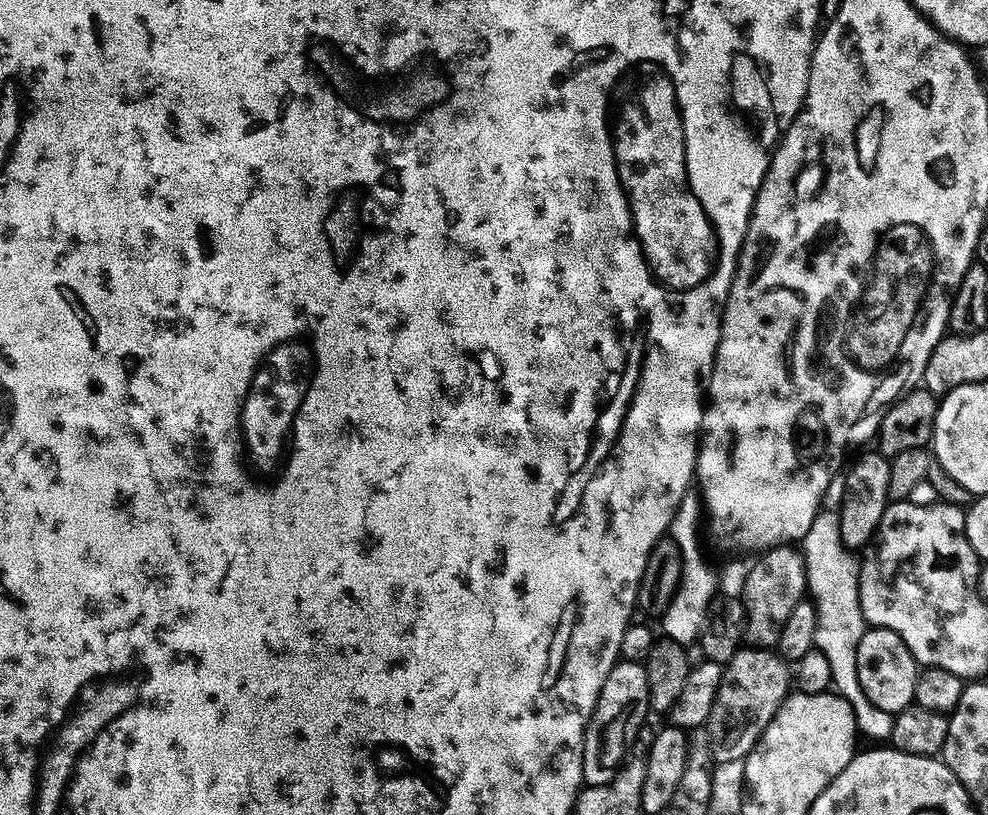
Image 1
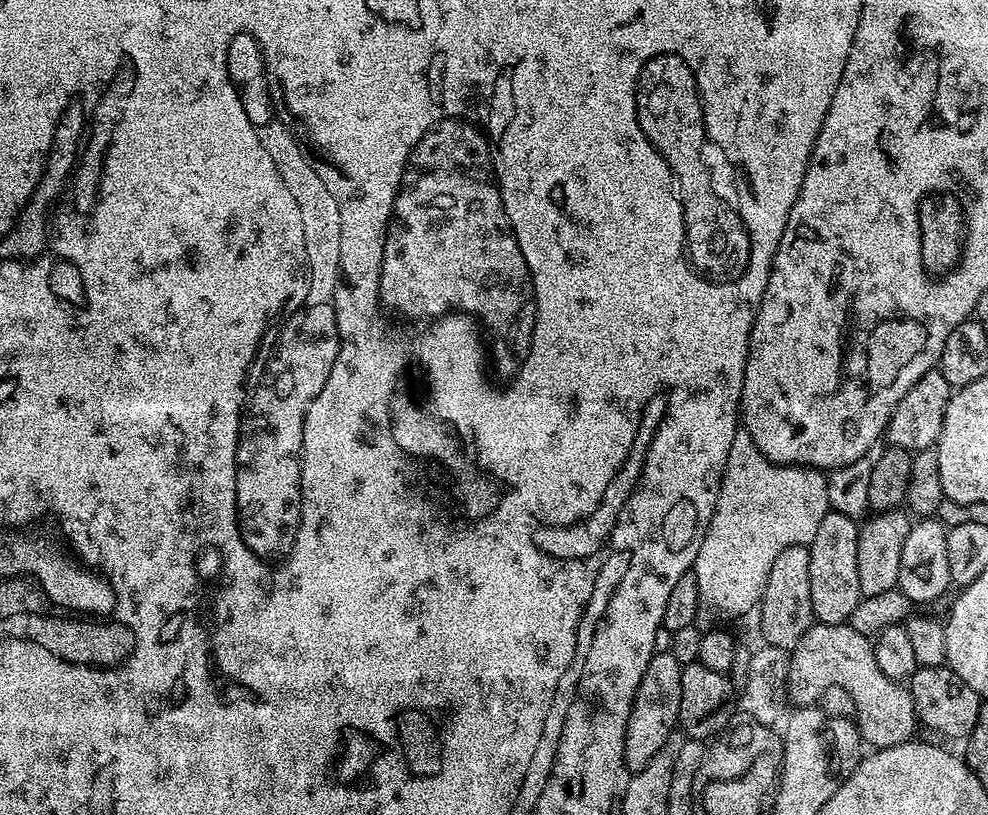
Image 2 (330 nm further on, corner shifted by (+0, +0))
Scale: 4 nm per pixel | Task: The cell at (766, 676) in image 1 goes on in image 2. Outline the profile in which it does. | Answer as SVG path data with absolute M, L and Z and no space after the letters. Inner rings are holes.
M813 623L805 636L791 649L788 658L788 698L796 706L812 706L819 701L822 690L829 686L842 686L854 697L854 706L858 713L858 727L865 745L873 744L873 749L879 750L907 744L909 740L917 735L918 721L912 693L903 683L886 678L878 666L878 658L874 658L874 644L871 639L858 630L854 630L851 623L821 624Z

